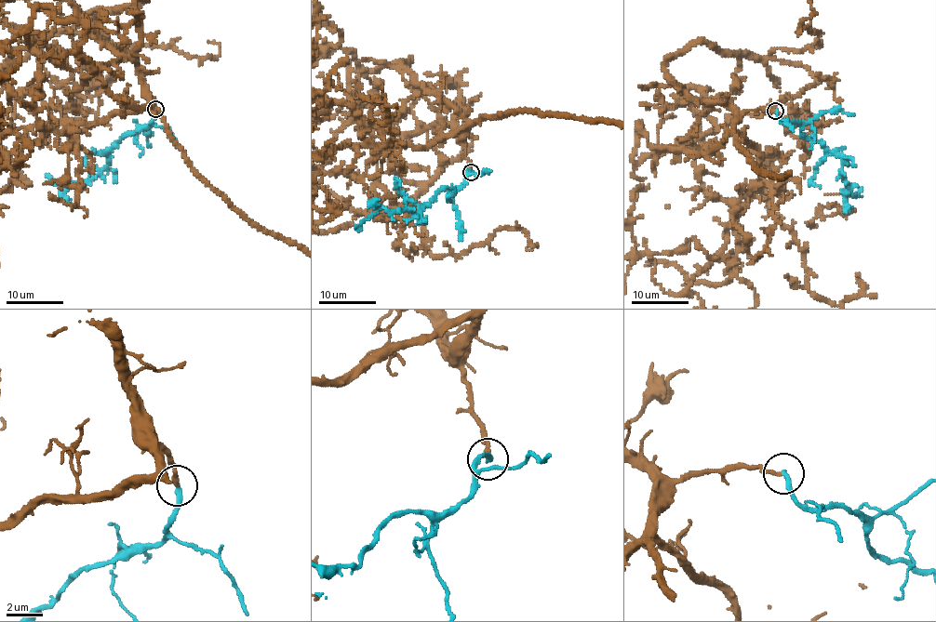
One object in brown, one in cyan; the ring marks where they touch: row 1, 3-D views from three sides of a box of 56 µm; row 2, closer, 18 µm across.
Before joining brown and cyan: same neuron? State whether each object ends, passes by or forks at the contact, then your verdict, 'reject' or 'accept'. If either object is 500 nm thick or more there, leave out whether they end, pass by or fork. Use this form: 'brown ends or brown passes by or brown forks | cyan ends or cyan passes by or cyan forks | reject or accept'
brown ends | cyan ends | accept

